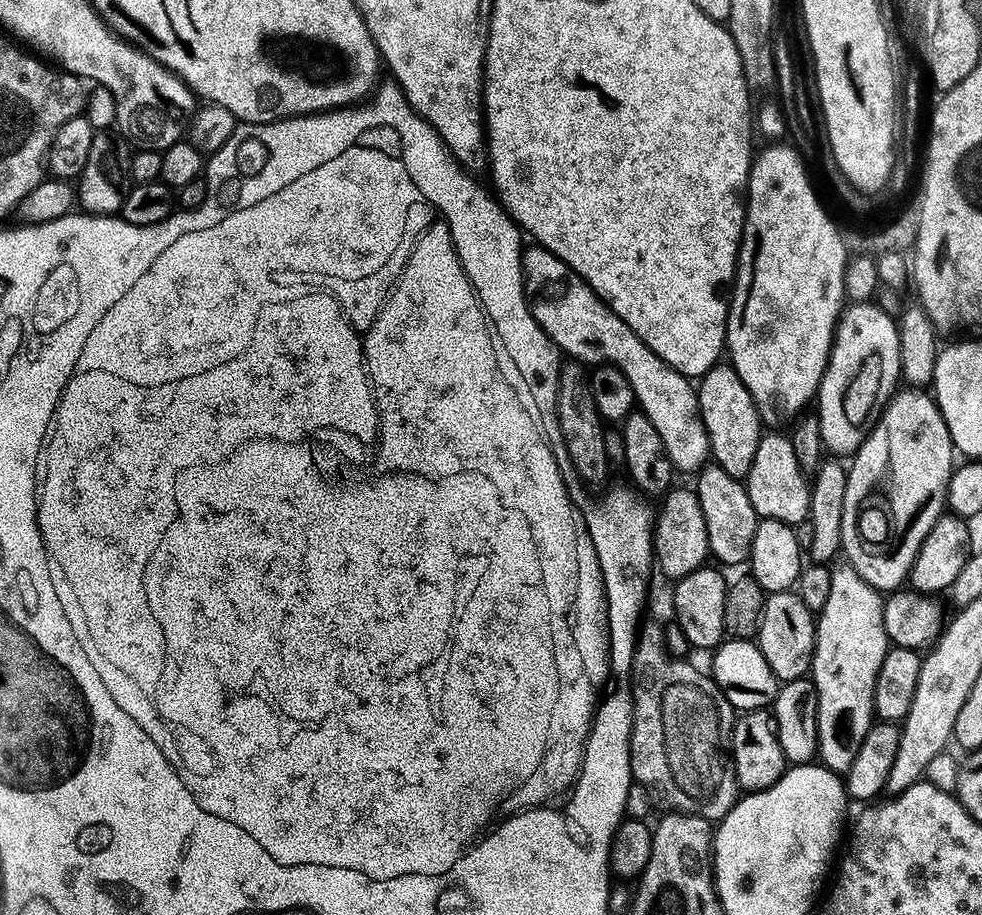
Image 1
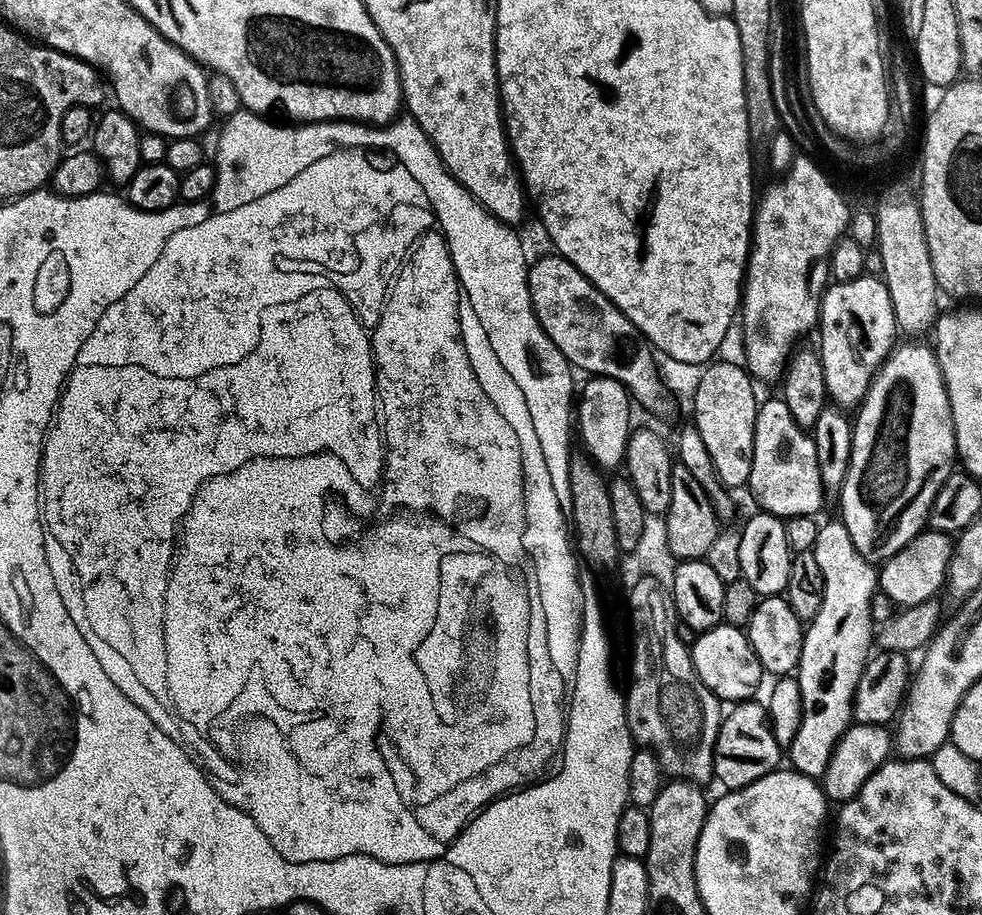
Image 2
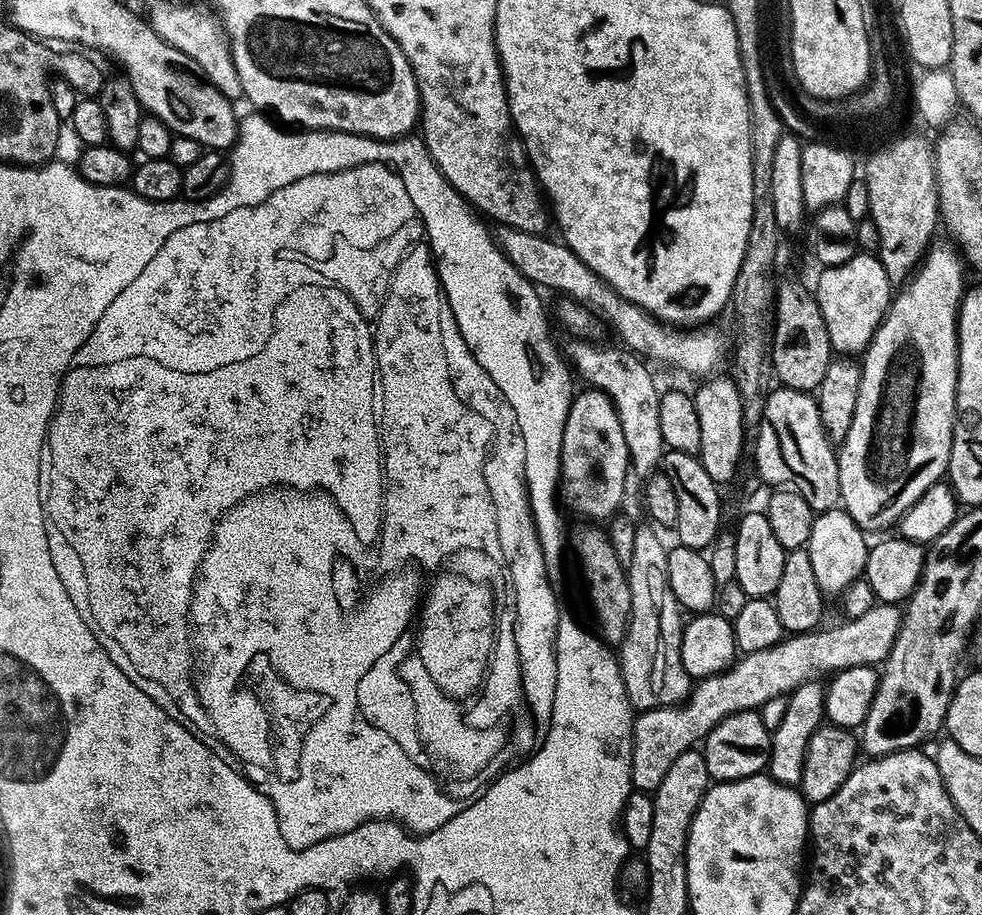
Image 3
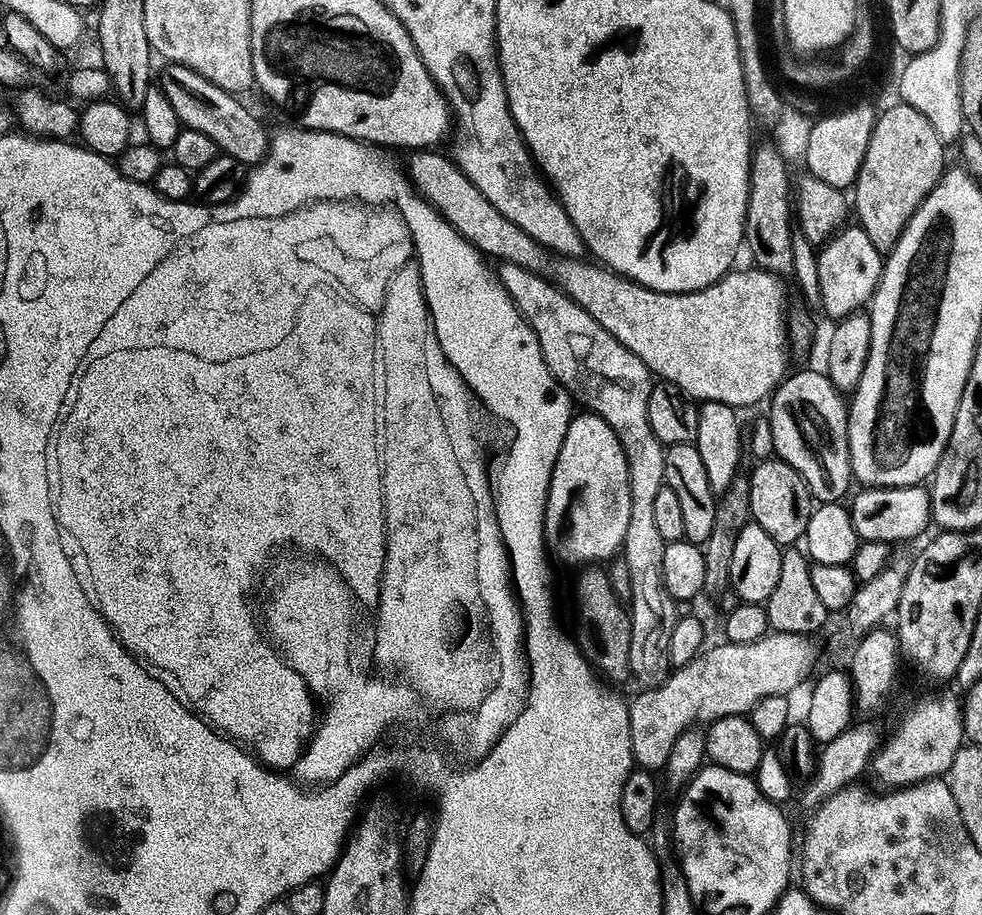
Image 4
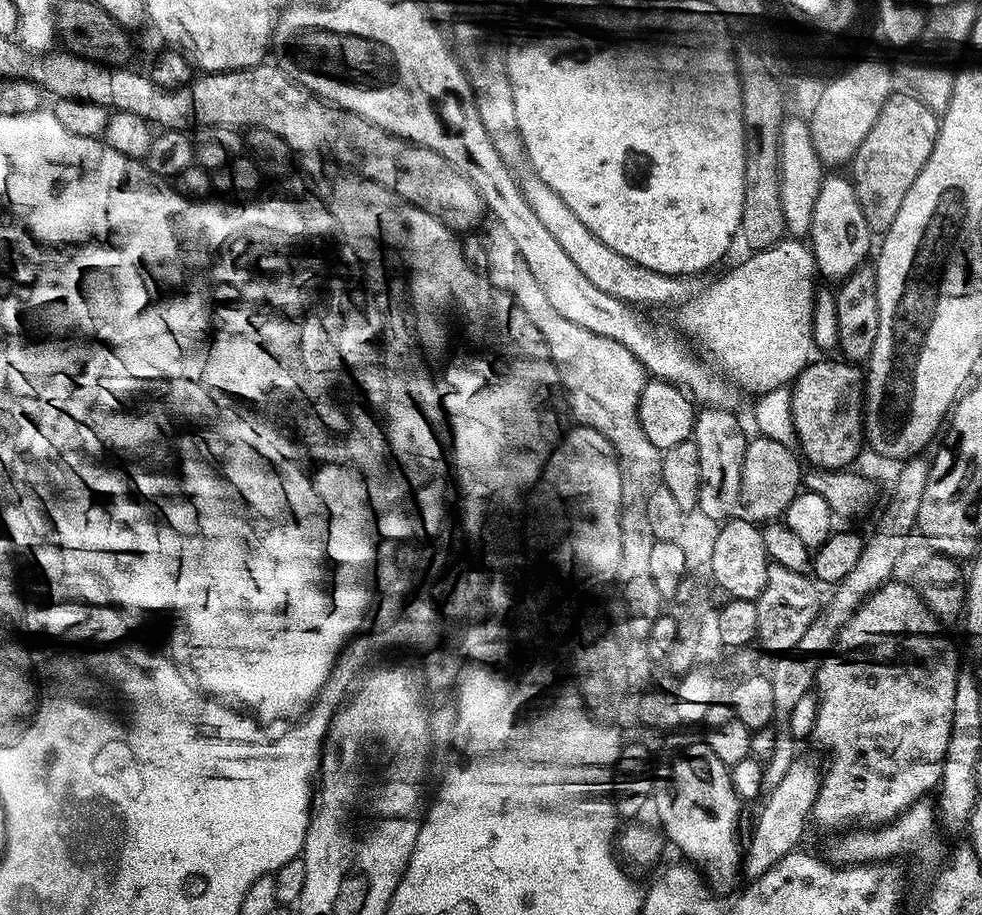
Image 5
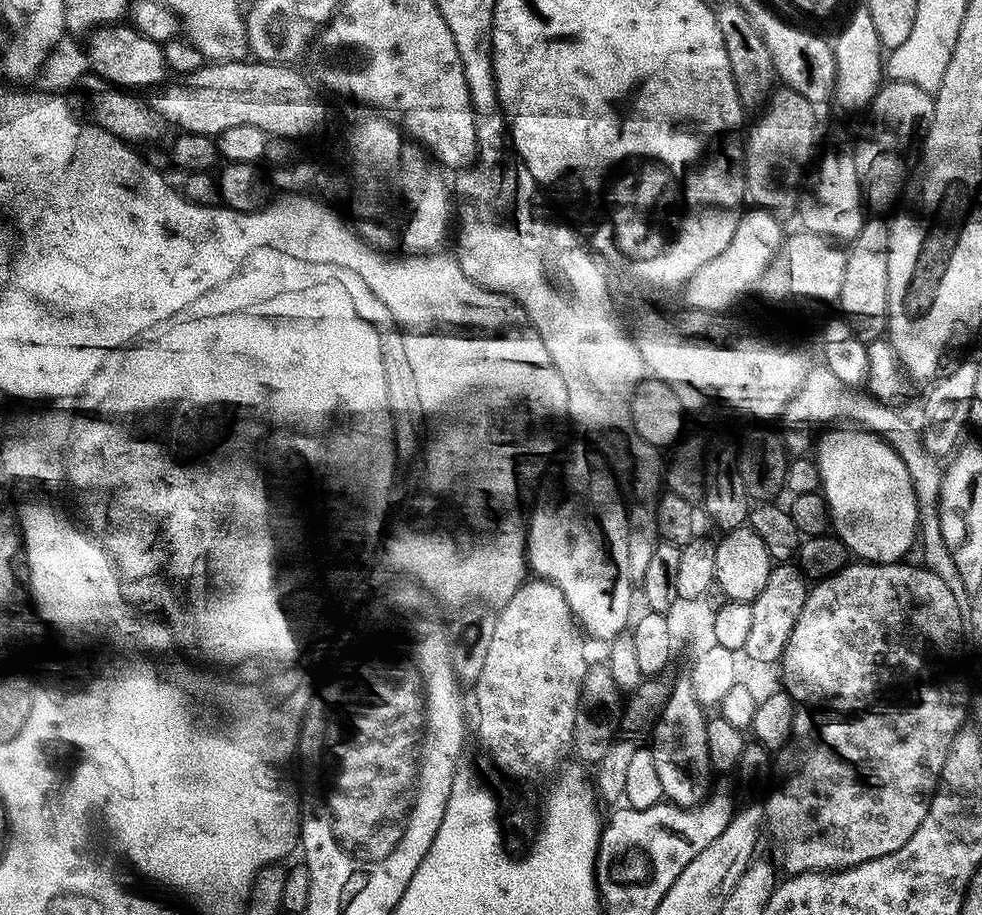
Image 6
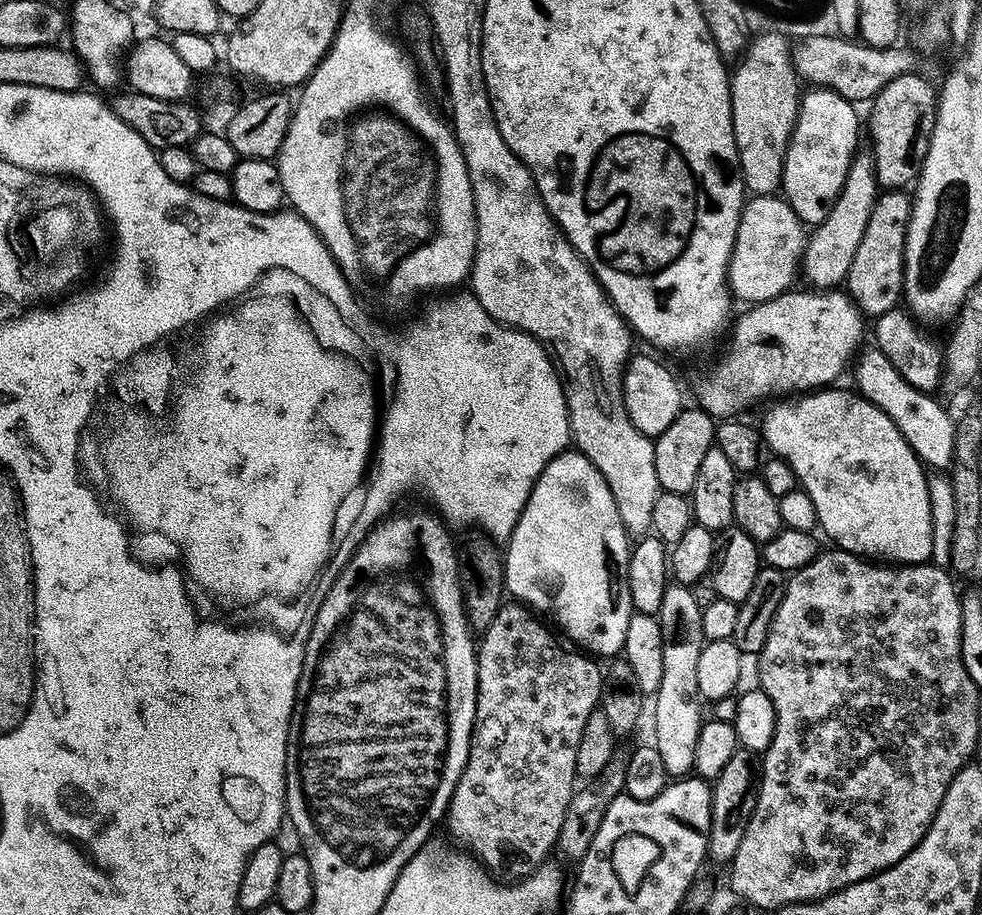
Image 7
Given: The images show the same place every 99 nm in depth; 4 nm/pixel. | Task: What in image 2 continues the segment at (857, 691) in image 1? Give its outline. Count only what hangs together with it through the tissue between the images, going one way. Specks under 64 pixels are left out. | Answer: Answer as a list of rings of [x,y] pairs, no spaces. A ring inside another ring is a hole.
[[[833,518],[829,524],[820,524],[816,545],[811,551],[818,558],[818,566],[822,566],[824,579],[824,593],[822,594],[822,607],[818,614],[807,621],[803,629],[801,642],[800,662],[794,671],[794,678],[802,690],[802,722],[798,726],[798,734],[794,734],[792,743],[787,745],[786,756],[792,759],[791,767],[801,772],[803,776],[820,778],[832,751],[840,736],[853,723],[852,699],[858,686],[858,678],[862,674],[865,664],[870,659],[874,648],[874,623],[871,618],[871,598],[878,590],[878,572],[873,561],[868,560],[854,546],[850,538],[850,530],[846,530],[843,520]]]

